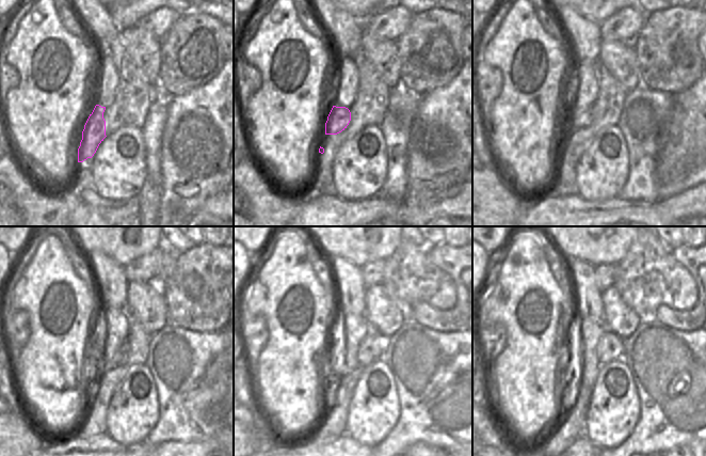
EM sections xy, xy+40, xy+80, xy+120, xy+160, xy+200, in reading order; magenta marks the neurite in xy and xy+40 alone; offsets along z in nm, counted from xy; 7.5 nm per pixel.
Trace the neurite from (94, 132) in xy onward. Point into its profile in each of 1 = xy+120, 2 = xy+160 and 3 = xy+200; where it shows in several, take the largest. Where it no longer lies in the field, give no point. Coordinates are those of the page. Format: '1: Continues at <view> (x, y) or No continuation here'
1: Continues at xy+120 (123, 352)
2: Continues at xy+160 (372, 348)
3: Continues at xy+200 (610, 347).

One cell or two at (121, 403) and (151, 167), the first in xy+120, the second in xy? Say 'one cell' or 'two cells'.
two cells

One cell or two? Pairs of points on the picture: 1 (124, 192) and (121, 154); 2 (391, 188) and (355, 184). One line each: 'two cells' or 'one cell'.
1: one cell
2: two cells

